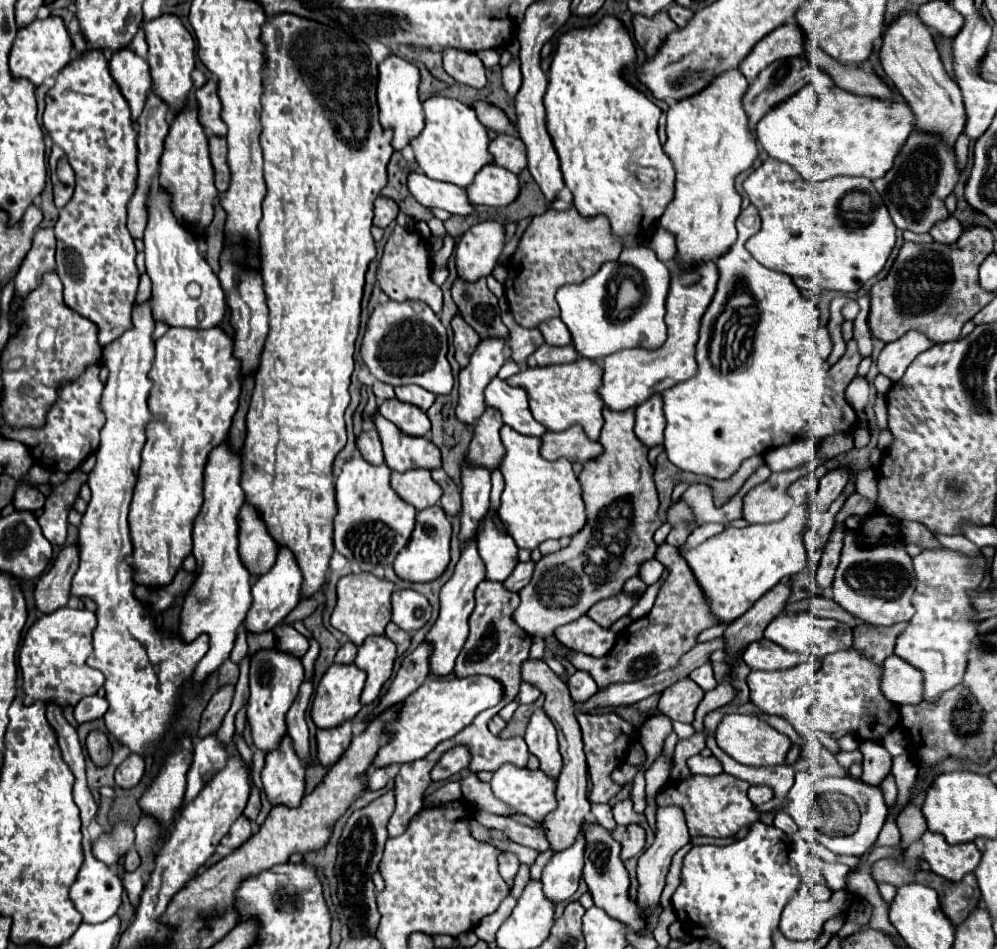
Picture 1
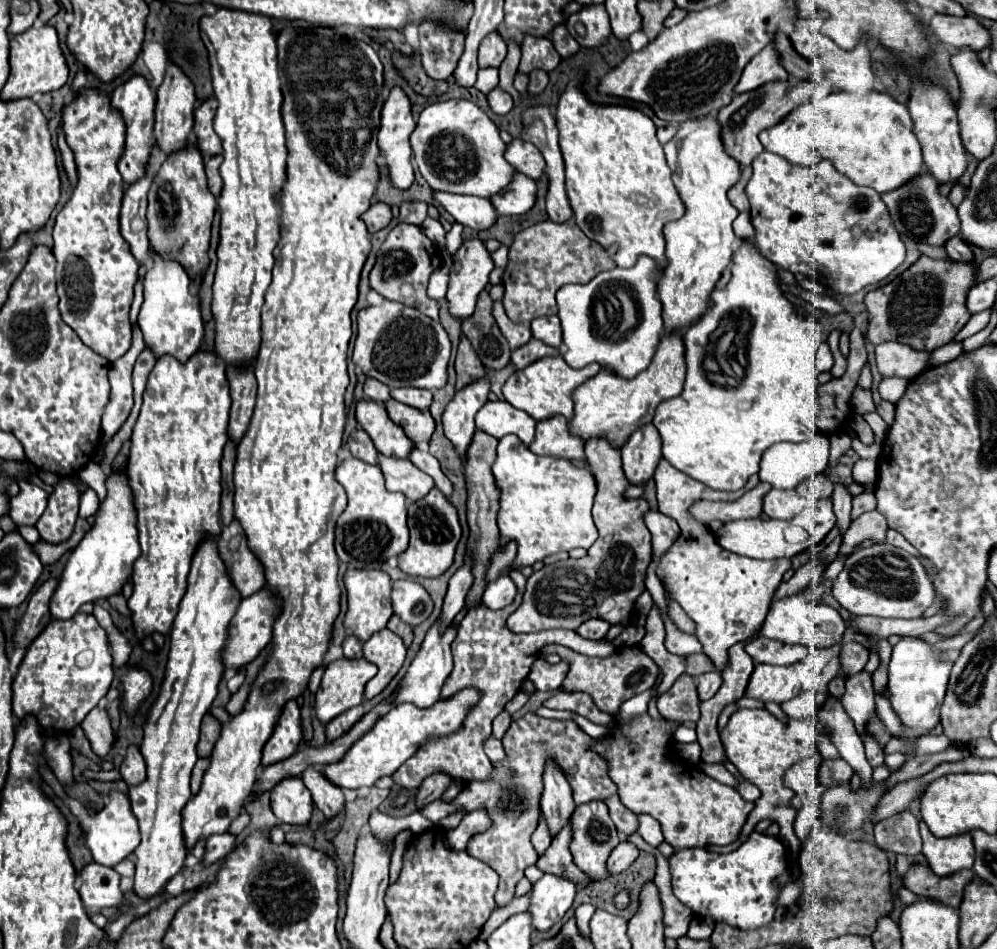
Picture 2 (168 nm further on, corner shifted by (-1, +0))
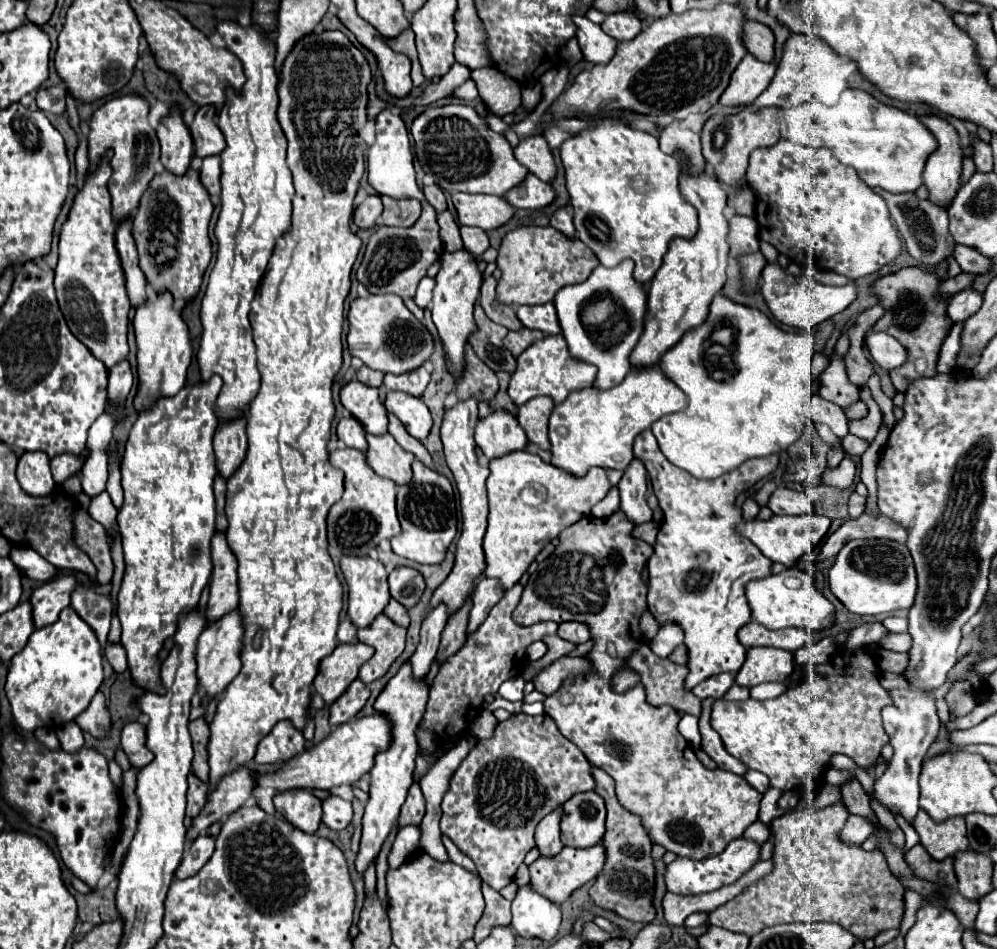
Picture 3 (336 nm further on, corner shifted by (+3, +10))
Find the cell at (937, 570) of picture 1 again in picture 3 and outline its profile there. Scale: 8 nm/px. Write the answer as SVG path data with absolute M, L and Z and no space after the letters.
M910 684L908 690L892 690L892 700L894 700L894 704L890 704L882 710L882 718L884 718L884 728L890 736L890 746L894 748L894 754L888 762L886 772L874 780L872 796L884 808L888 808L890 814L900 814L908 824L912 824L920 810L918 808L918 796L920 796L918 776L920 776L922 760L924 760L930 744L936 740L940 720L936 714L936 704L934 704L932 692L918 690Z

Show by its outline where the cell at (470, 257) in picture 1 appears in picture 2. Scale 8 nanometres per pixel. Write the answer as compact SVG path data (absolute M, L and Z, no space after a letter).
M470 238L462 242L458 252L454 254L454 266L450 270L446 294L452 316L466 318L474 312L476 298L488 284L492 268L492 254L480 238Z

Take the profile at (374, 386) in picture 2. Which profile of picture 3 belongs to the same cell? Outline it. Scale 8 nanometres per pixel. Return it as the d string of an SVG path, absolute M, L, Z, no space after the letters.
M362 366L362 368L358 368L358 372L356 372L356 378L358 378L362 384L366 384L366 386L372 386L372 388L380 388L380 386L382 386L382 374L380 374L378 370L372 370L372 368L368 368L368 366Z

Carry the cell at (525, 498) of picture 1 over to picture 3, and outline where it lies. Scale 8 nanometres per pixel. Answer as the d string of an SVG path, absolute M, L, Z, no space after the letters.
M524 450L492 460L488 476L490 516L484 536L484 576L498 578L504 592L518 584L538 552L554 540L560 530L588 516L590 508L598 504L610 488L612 484L602 468L592 468L584 478L576 478L544 462L538 454Z

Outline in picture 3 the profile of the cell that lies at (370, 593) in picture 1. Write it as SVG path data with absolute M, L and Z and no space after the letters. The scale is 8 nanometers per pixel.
M342 556L340 568L350 590L348 616L358 628L364 628L382 614L390 600L386 582L388 574L380 560L372 560L368 556Z

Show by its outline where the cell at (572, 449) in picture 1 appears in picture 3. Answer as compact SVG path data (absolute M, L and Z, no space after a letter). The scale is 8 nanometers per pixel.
M548 396L532 398L532 400L528 400L528 404L522 404L518 408L520 426L524 428L528 440L542 450L550 450L548 418L550 418L552 408L554 408L554 402Z

